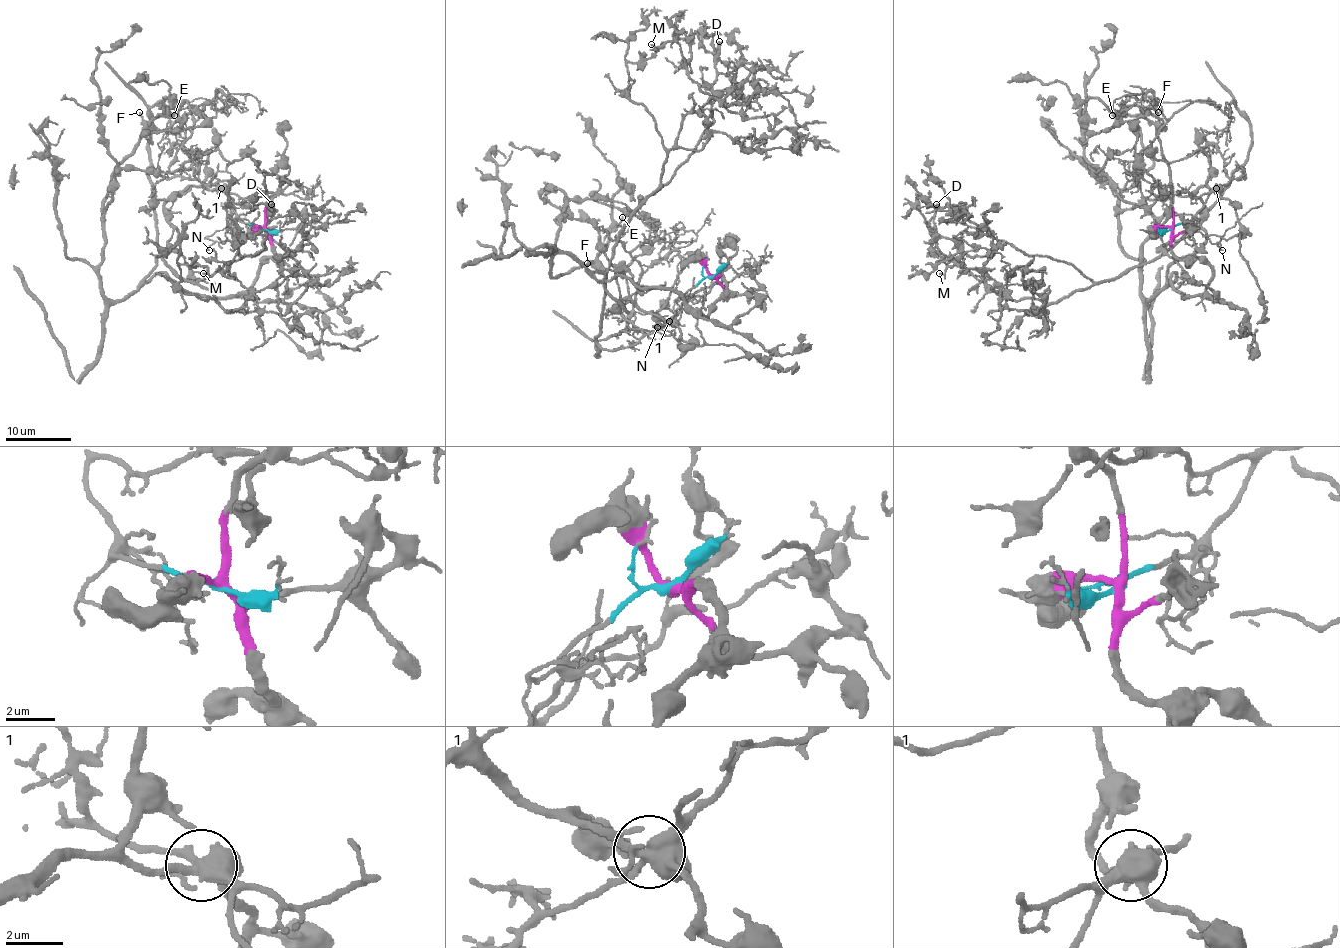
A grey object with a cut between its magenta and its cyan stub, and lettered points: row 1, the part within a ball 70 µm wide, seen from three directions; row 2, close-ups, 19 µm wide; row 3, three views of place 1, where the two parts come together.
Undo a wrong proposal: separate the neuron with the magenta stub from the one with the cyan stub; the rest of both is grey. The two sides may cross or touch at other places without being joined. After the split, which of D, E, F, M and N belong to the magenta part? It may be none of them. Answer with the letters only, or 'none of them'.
E, F

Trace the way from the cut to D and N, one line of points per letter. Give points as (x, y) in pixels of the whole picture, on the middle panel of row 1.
D: (712, 276), (634, 344), (598, 344), (621, 230), (712, 121), (718, 41)
N: (712, 276), (702, 278), (682, 296), (674, 304), (674, 316), (657, 324), (657, 327)

